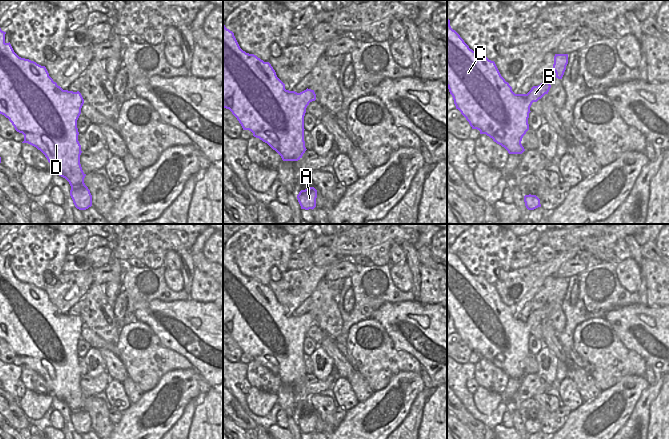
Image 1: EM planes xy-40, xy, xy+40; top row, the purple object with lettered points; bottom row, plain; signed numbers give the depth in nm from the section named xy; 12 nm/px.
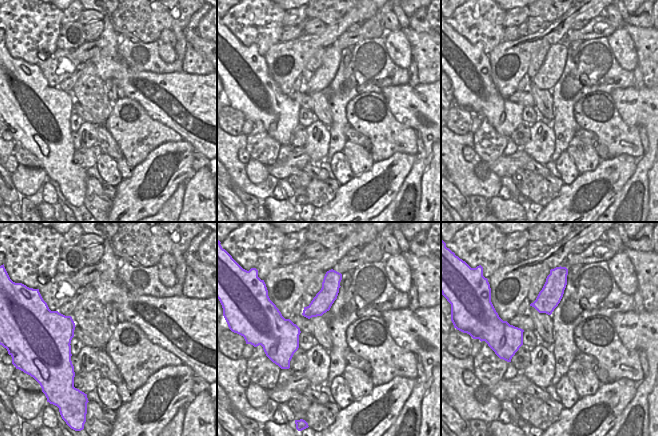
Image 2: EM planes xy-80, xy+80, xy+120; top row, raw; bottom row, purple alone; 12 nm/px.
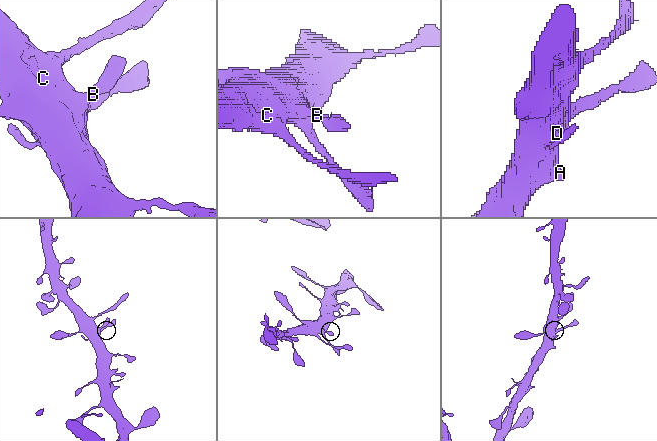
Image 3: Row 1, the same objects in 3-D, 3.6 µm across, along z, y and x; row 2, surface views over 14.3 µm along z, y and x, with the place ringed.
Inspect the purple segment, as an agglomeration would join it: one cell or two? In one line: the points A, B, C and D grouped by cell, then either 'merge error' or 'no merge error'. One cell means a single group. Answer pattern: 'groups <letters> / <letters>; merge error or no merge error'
groups A B C D; no merge error

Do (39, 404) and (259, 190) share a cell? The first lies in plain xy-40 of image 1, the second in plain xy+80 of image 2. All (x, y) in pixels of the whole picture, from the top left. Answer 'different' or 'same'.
different

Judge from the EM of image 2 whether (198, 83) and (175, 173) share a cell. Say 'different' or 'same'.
different

